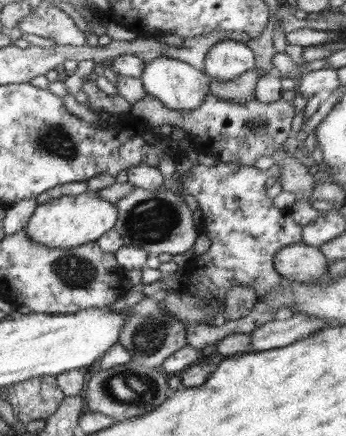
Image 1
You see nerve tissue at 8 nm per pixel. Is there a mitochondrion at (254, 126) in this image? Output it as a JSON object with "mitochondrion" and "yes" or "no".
{"mitochondrion":"yes"}

